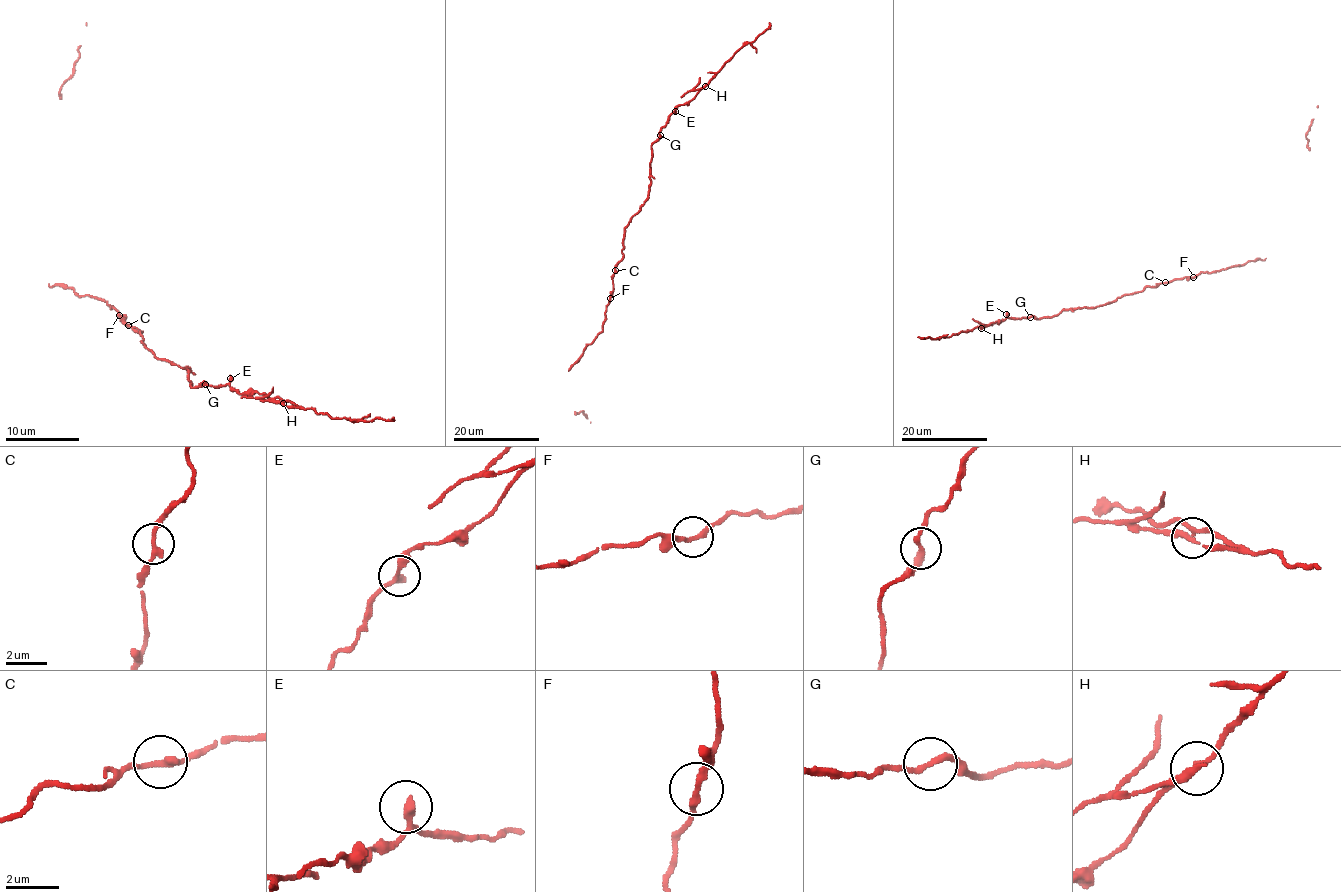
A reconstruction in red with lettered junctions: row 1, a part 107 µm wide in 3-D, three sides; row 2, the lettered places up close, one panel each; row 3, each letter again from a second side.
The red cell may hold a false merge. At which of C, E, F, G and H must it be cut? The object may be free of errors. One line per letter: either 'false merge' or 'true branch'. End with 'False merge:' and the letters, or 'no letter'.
C: true branch
E: true branch
F: true branch
G: true branch
H: false merge
False merge: H

